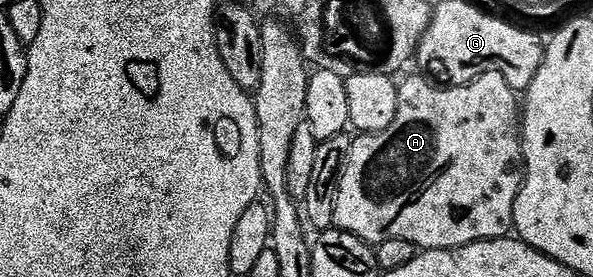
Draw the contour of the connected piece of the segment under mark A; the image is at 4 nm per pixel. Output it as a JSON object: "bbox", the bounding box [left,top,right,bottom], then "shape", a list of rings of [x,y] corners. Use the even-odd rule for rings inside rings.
{"bbox":[333,73,525,250],"shape":[[[483,73],[467,85],[450,85],[438,87],[430,83],[424,76],[409,77],[397,86],[399,95],[399,111],[395,111],[395,123],[387,127],[387,131],[378,133],[362,133],[353,137],[351,155],[347,155],[347,167],[339,183],[339,195],[335,203],[333,224],[344,233],[355,235],[374,247],[383,244],[387,239],[407,239],[407,243],[416,245],[418,250],[426,249],[461,249],[476,241],[494,241],[500,237],[510,236],[513,229],[513,212],[515,199],[521,193],[525,154],[521,144],[522,114],[519,112],[518,94],[498,73]]]}

